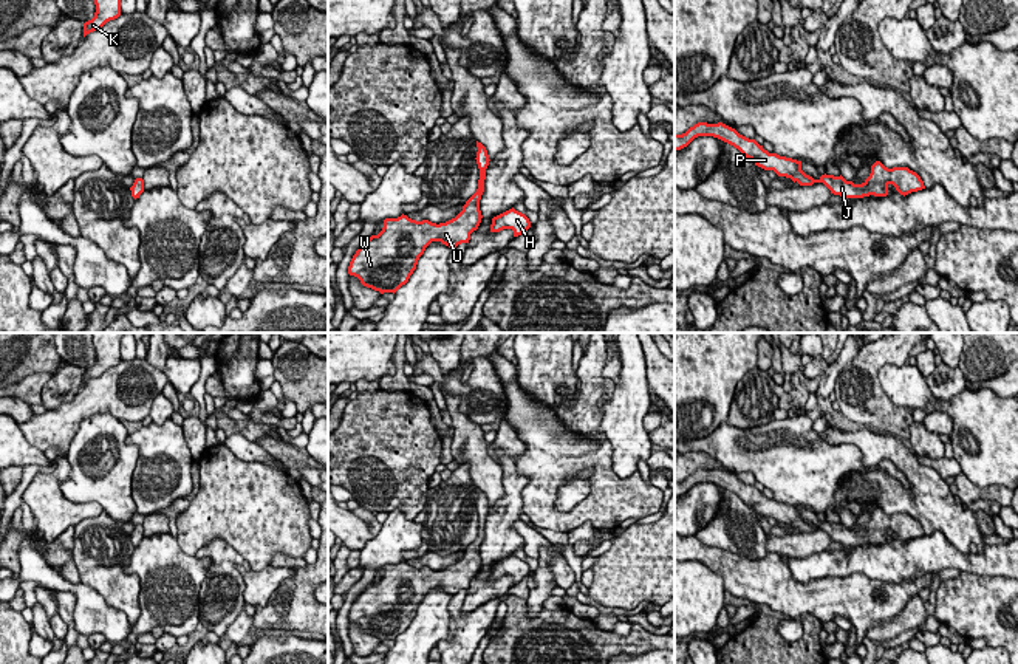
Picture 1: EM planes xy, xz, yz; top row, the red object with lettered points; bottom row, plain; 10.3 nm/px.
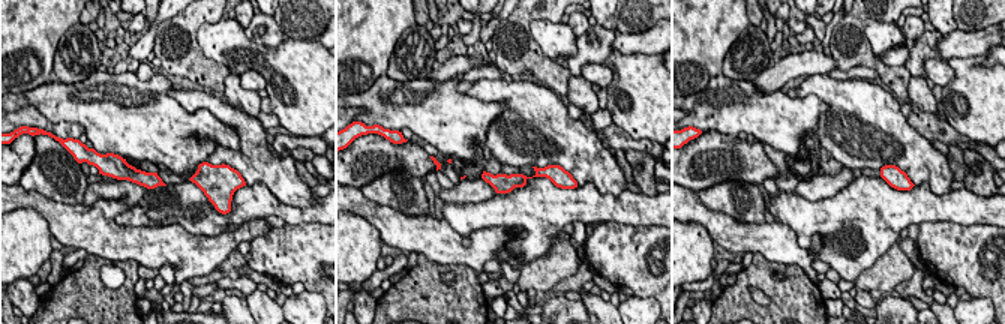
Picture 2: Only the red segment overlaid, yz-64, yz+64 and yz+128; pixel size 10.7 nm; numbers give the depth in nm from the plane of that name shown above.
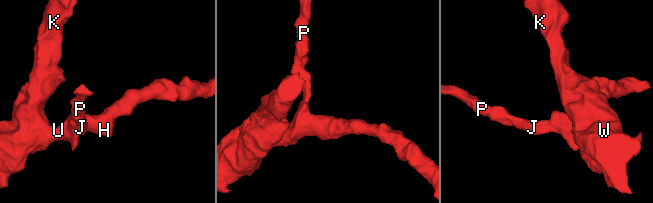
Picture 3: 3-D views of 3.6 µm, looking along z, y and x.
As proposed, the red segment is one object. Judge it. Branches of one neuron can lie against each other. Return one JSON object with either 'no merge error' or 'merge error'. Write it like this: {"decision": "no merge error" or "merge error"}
{"decision": "no merge error"}

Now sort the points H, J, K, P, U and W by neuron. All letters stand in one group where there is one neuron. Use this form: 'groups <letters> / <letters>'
groups H J K P U W

